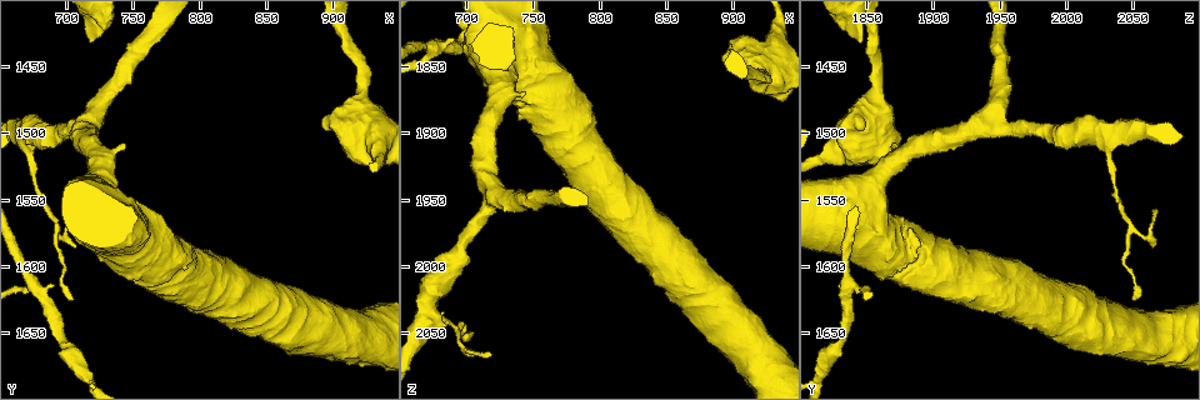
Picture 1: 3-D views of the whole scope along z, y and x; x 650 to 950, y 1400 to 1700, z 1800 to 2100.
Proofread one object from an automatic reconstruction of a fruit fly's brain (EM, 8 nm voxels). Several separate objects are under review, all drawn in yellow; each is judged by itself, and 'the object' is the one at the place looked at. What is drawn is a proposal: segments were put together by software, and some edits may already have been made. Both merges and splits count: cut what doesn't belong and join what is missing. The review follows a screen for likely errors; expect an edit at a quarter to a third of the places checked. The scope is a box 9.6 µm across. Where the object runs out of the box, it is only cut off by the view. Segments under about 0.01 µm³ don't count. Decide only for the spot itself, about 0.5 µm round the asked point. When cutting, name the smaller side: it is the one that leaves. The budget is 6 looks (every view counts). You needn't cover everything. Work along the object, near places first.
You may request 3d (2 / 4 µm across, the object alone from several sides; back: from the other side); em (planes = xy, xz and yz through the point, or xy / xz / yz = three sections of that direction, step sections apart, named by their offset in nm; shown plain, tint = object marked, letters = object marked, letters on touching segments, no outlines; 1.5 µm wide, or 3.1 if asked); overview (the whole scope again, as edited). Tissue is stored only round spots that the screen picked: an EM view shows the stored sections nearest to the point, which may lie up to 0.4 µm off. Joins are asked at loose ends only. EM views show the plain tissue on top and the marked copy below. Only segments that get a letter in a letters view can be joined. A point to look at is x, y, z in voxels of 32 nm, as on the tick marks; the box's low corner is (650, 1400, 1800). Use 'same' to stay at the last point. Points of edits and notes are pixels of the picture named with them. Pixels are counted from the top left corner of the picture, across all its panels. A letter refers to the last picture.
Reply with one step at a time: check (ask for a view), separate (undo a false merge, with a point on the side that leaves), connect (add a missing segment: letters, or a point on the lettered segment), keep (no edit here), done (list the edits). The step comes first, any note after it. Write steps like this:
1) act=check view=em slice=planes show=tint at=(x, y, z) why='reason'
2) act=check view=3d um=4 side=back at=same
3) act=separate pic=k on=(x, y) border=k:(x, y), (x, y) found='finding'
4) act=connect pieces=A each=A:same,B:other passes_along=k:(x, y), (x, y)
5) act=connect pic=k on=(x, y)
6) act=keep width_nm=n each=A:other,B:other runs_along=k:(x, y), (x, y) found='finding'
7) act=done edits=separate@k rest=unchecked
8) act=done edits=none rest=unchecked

act=check view=3d um=2 at=(718, 1558, 2064) why='branch stops here'

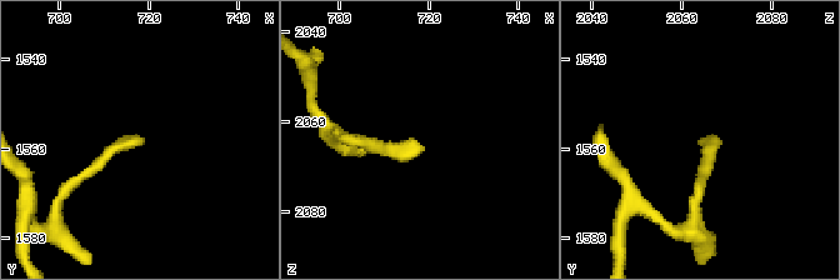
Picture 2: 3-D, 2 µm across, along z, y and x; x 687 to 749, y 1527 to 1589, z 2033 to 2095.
act=check view=em slice=planes show=letters at=(718, 1558, 2065)

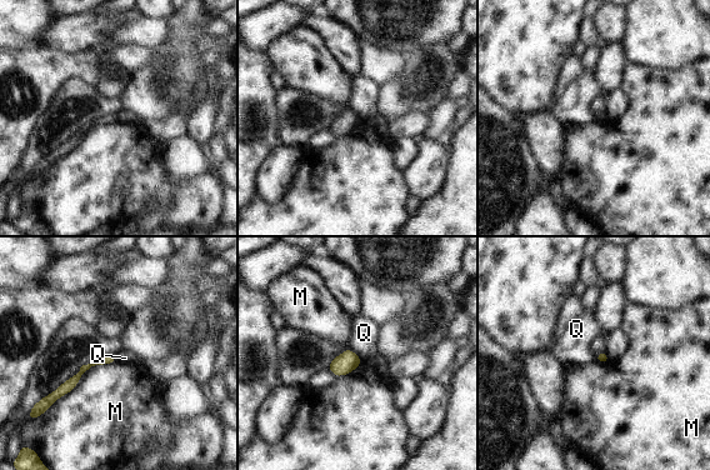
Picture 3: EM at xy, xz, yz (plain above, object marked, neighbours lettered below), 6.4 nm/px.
act=keep each=M:other,Q:other found='no lettered segment goes on from it'

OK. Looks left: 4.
act=check view=3d um=4 side=back at=(716, 1432, 1846) why='long arm stops here'

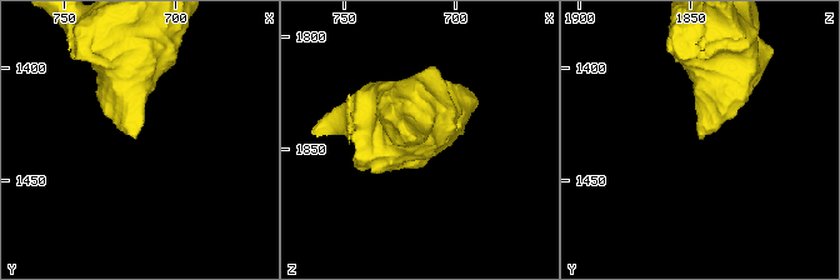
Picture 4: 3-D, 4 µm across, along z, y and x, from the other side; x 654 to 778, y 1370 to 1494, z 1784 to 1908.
act=check view=em slice=planes show=tint at=(719, 1433, 1846)

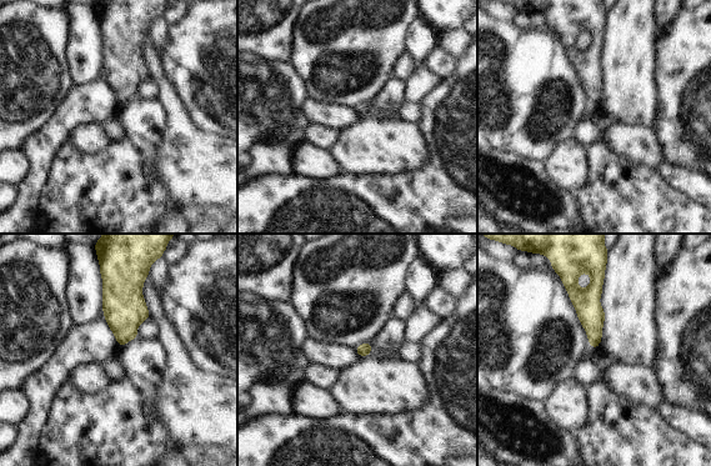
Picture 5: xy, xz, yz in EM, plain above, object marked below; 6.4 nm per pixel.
act=check view=em slice=planes show=letters at=same

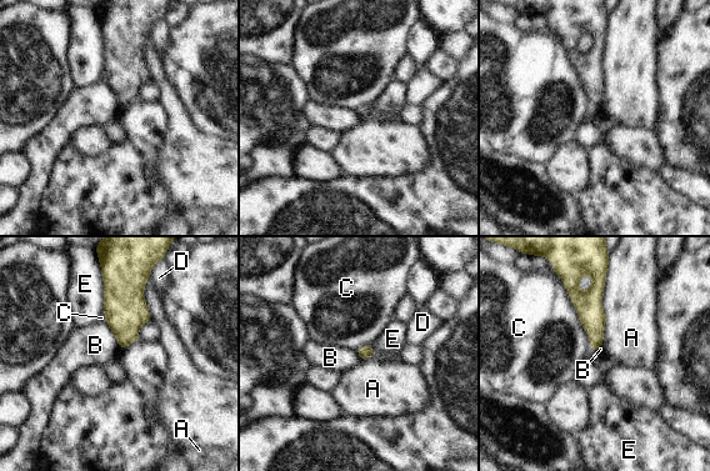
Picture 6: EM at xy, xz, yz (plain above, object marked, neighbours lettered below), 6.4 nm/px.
act=keep longest_contact=C:500nm each=A:other,B:other,C:other,D:other,E:other found='none of them fits'

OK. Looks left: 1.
act=done edits=none rest=unchecked

